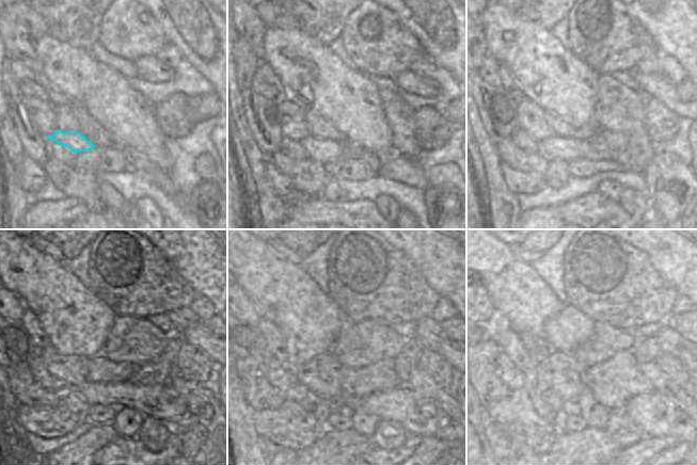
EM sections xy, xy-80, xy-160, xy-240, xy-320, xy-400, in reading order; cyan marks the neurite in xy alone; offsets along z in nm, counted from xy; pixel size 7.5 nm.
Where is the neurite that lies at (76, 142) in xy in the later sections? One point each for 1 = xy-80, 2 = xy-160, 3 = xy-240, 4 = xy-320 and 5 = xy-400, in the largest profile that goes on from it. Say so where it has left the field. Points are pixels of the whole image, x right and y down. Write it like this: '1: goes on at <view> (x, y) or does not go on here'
1: goes on at xy-80 (322, 150)
2: goes on at xy-160 (554, 147)
3: goes on at xy-240 (177, 414)
4: goes on at xy-320 (417, 414)
5: goes on at xy-400 (658, 416)

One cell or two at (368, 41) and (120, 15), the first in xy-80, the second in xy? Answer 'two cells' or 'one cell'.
one cell

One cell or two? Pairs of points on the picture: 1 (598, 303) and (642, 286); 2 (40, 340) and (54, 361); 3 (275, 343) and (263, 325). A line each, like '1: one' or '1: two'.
1: one
2: two
3: one

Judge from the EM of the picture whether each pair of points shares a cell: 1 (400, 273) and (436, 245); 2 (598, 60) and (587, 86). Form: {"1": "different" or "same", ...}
{"1": "different", "2": "different"}

